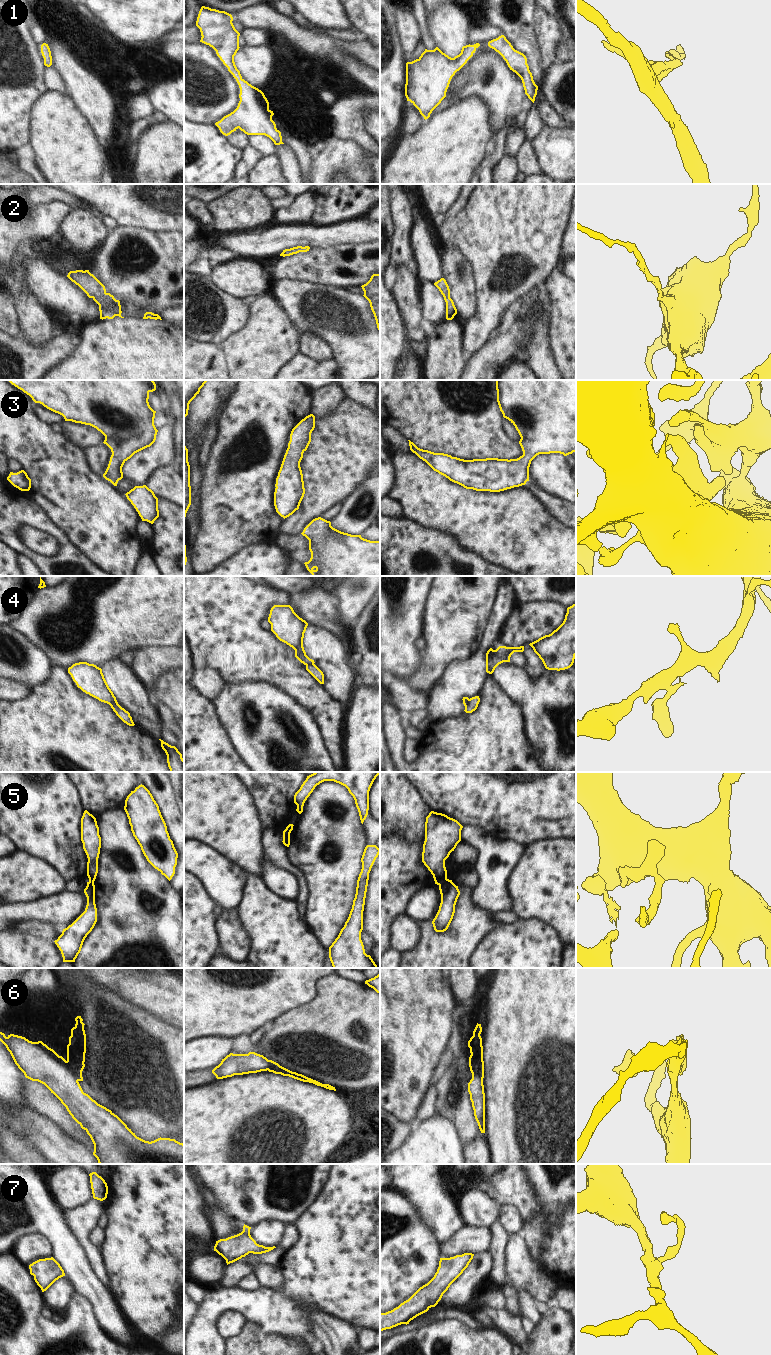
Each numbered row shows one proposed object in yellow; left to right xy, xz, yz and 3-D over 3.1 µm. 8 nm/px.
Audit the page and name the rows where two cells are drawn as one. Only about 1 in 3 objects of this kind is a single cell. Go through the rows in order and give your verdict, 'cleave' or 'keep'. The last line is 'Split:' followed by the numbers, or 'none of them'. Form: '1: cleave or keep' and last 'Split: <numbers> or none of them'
1: keep
2: keep
3: keep
4: cleave
5: cleave
6: cleave
7: keep
Split: 4, 5, 6

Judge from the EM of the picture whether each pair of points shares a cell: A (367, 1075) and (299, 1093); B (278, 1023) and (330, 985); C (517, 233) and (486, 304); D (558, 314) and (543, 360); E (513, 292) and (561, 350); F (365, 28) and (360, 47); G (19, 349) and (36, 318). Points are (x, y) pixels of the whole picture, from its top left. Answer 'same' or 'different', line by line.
A: different
B: same
C: same
D: different
E: different
F: different
G: different

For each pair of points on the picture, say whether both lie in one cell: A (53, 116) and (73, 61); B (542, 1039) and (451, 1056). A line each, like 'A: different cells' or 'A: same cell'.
A: different cells
B: different cells

